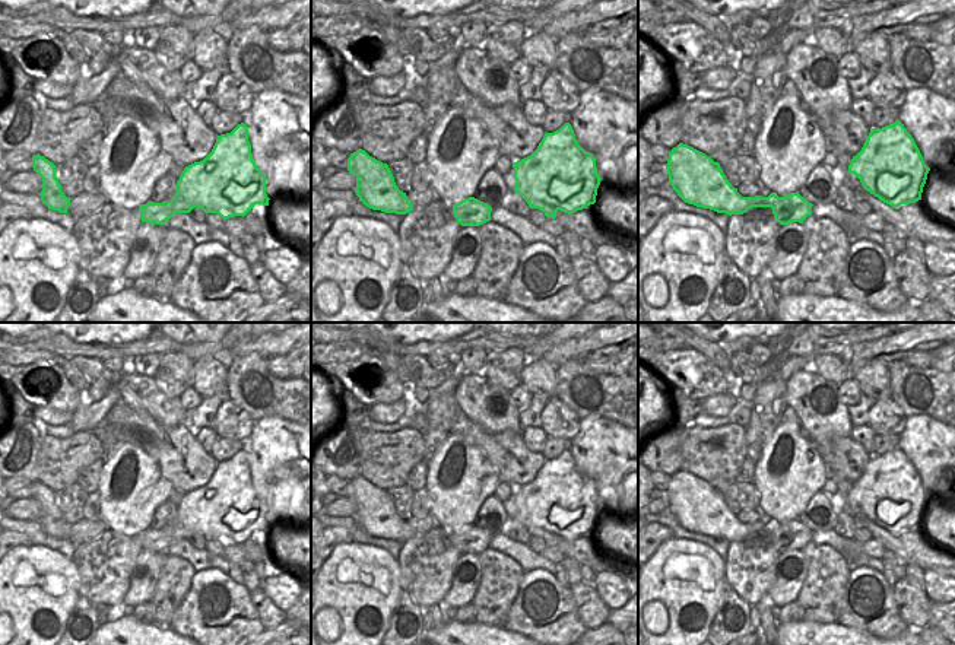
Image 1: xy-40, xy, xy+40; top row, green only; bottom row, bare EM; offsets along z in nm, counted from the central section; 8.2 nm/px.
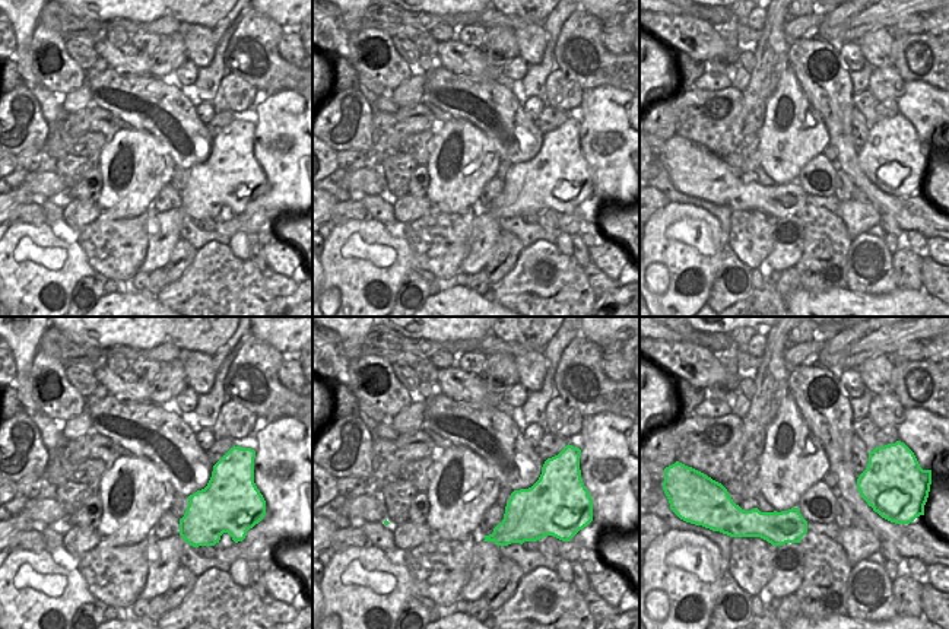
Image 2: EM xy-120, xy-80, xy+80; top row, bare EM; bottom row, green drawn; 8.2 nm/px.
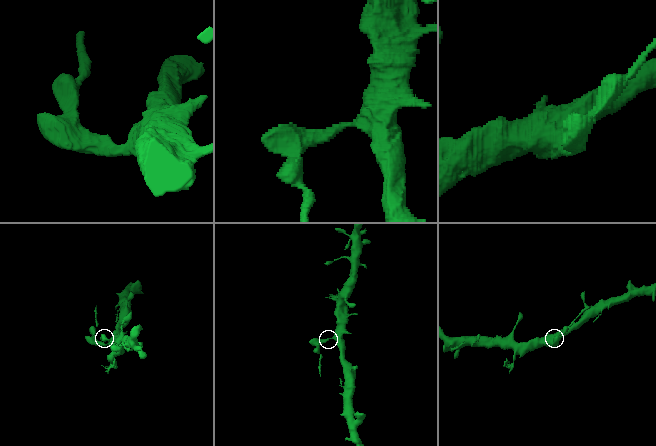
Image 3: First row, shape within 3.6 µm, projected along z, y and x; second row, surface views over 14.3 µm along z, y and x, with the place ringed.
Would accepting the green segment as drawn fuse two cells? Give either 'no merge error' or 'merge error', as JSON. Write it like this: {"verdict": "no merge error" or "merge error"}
{"verdict": "merge error"}

